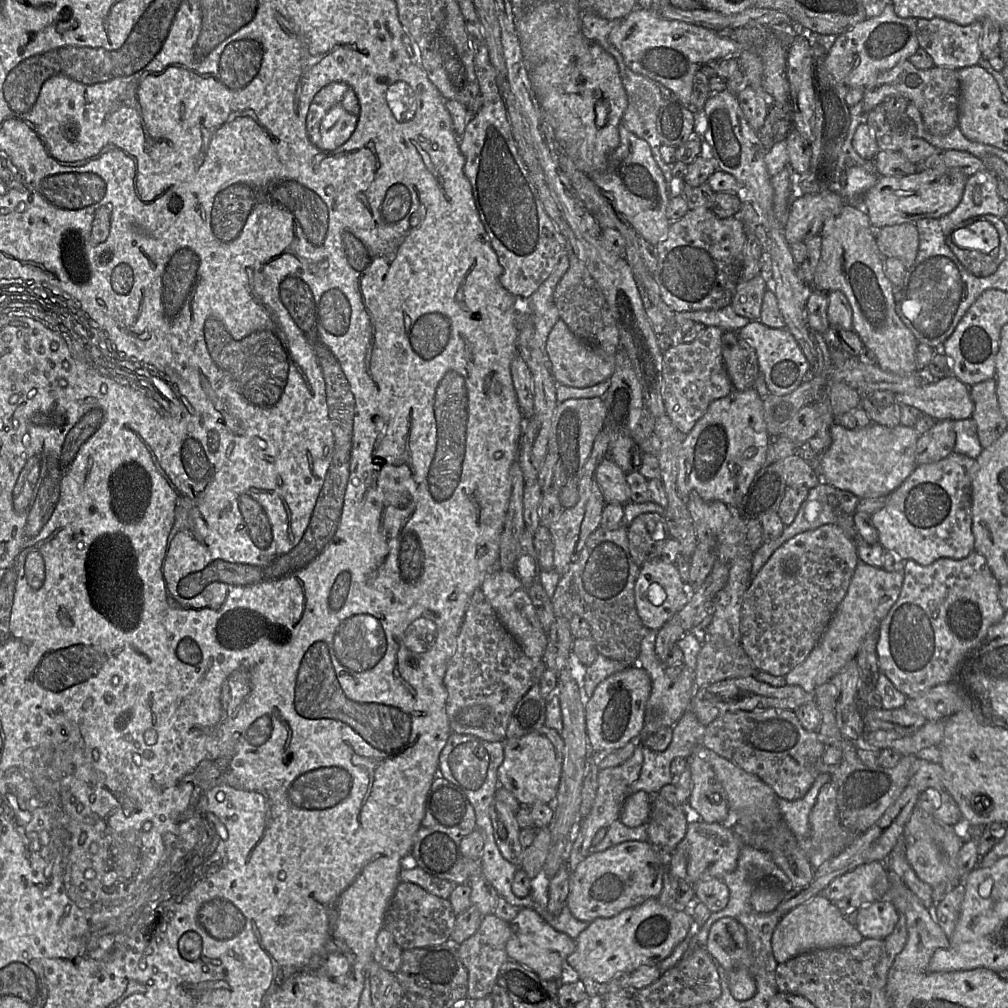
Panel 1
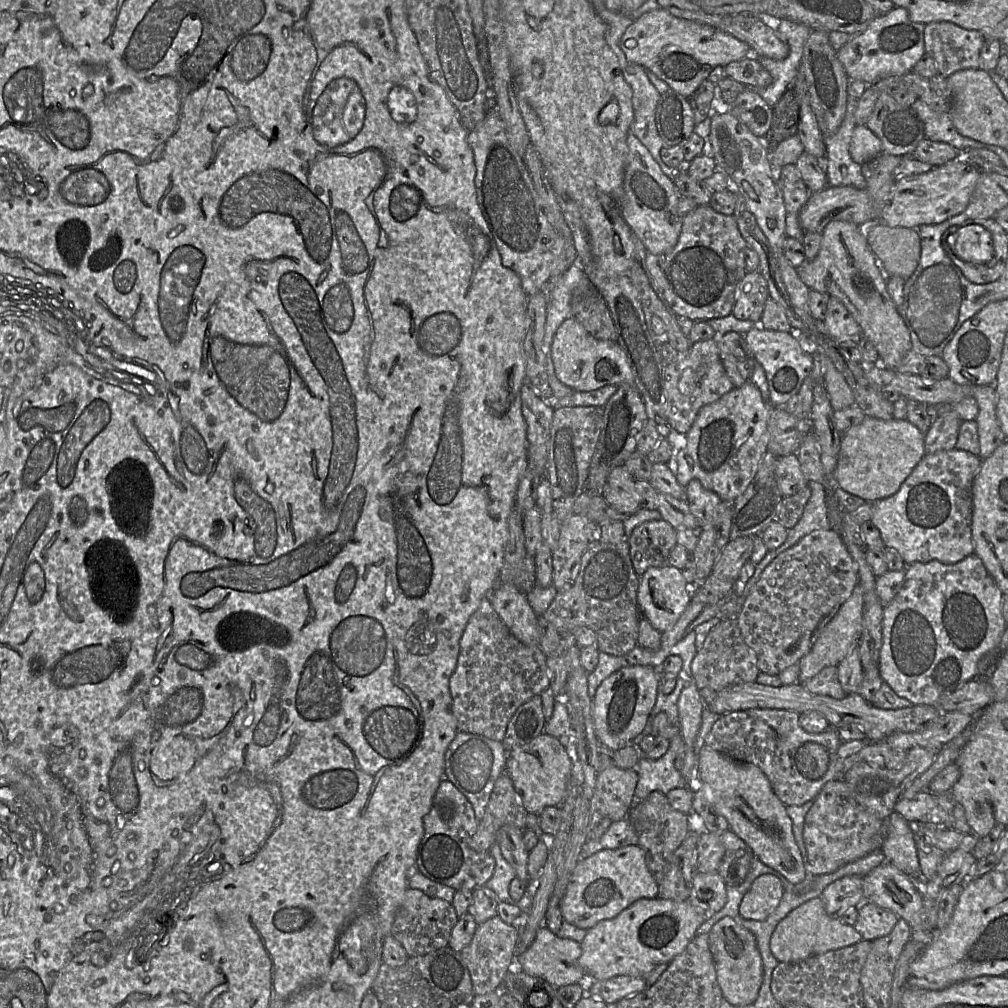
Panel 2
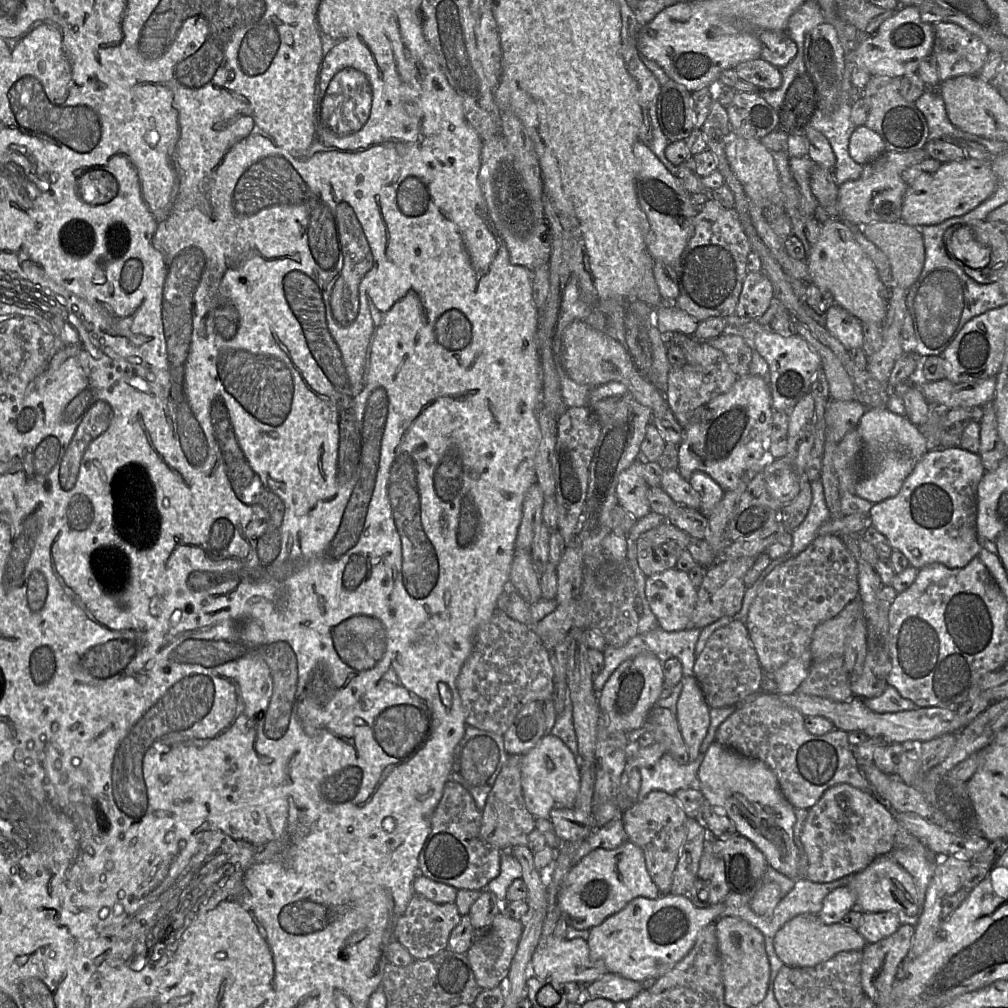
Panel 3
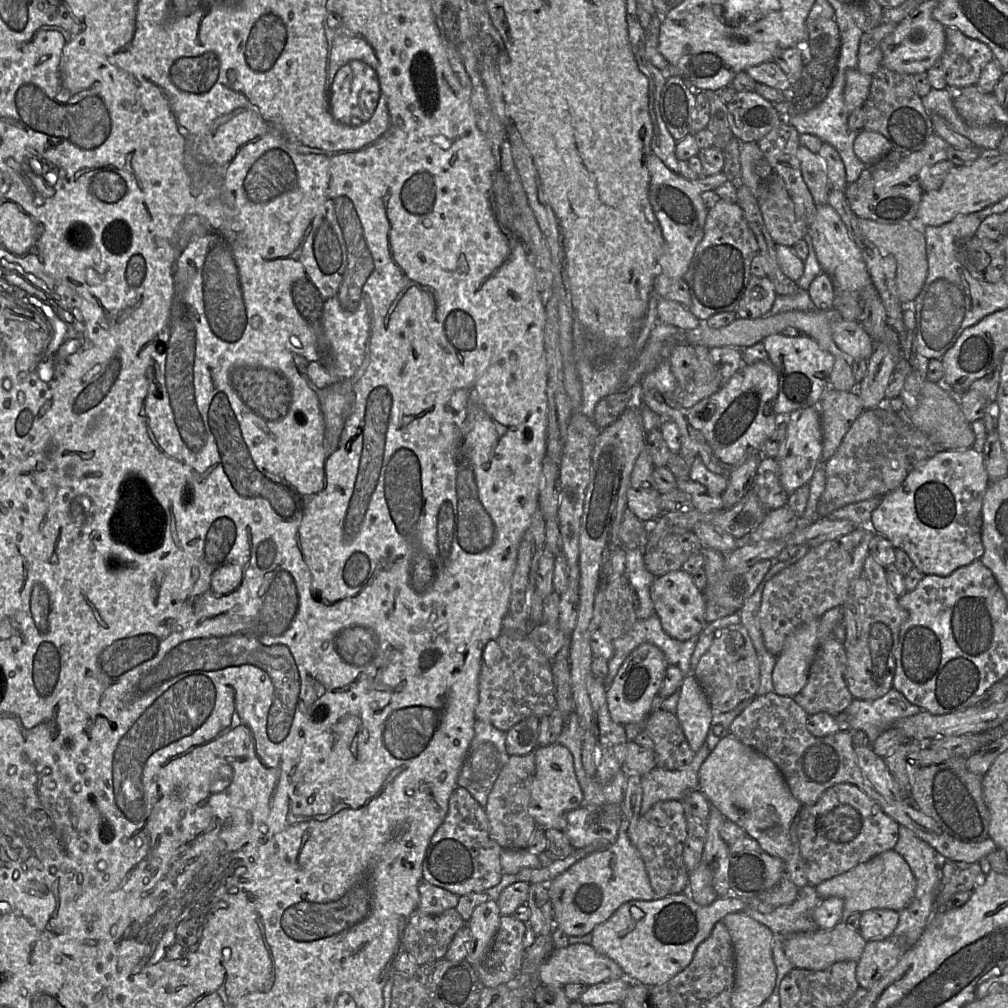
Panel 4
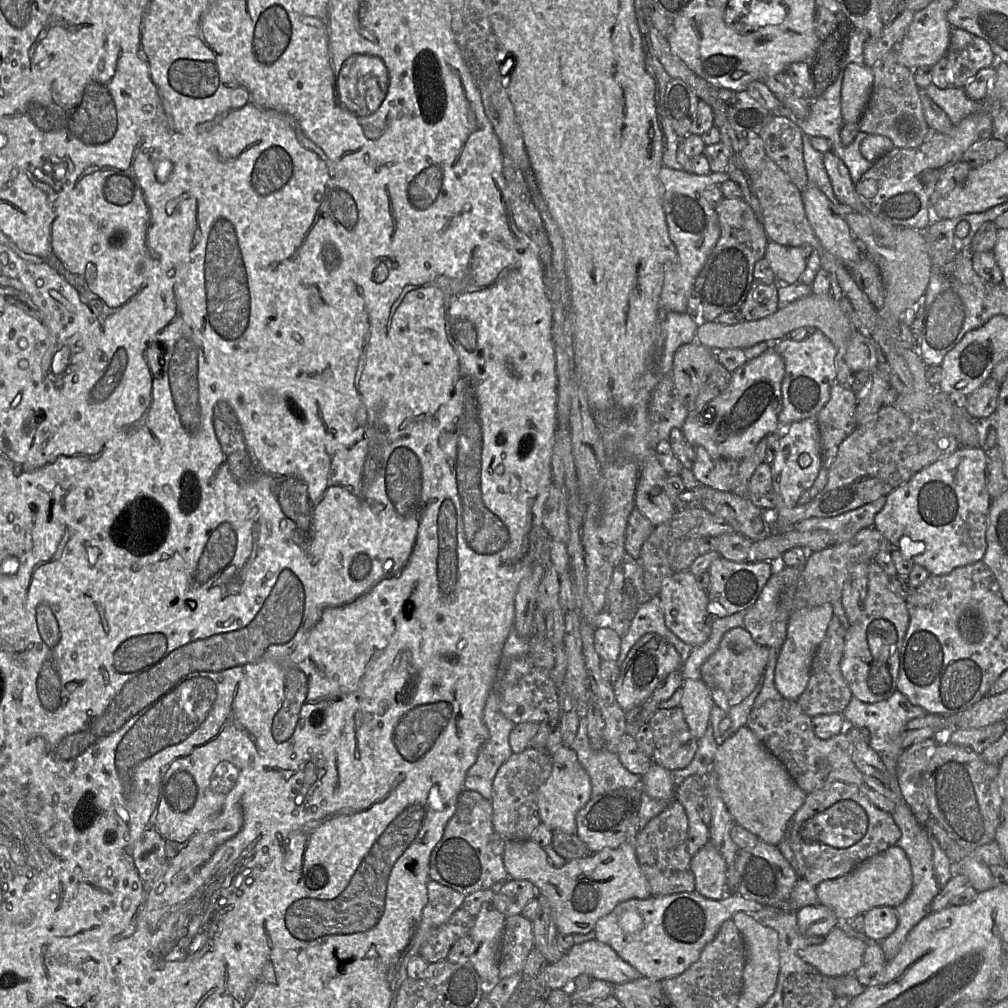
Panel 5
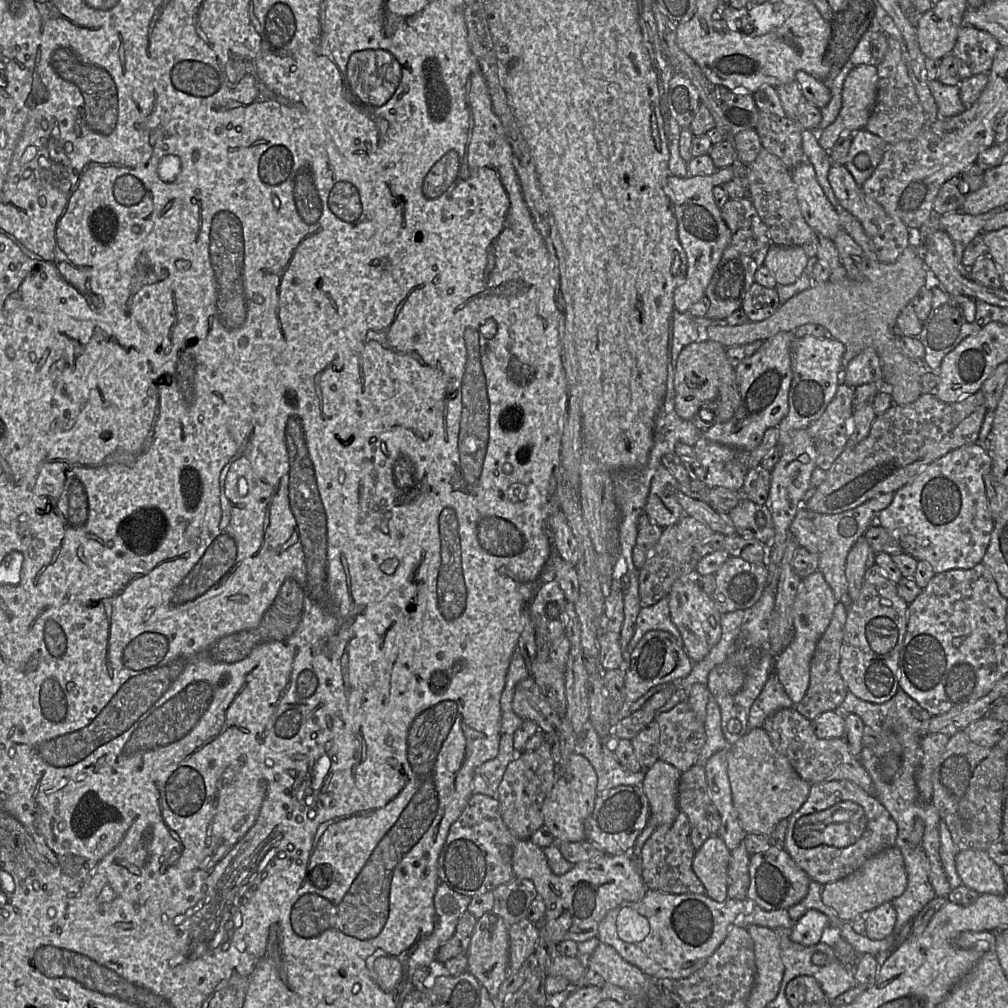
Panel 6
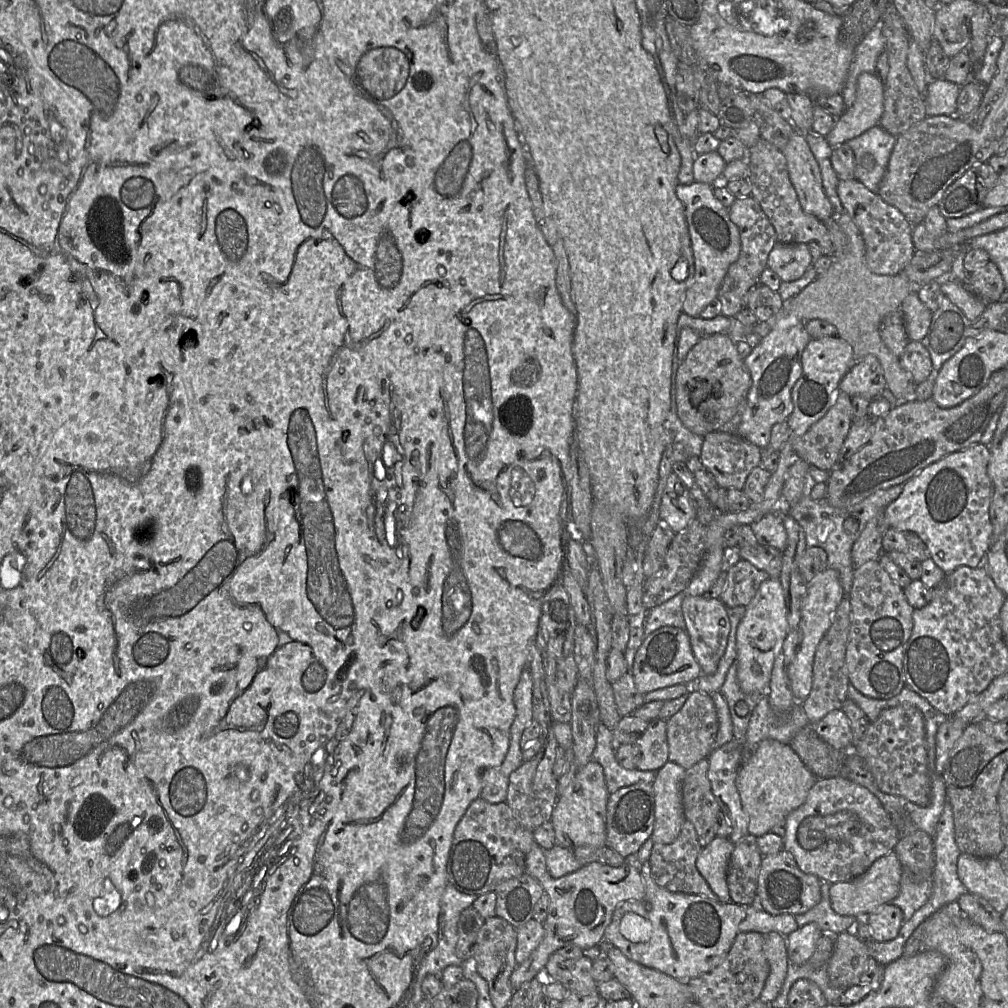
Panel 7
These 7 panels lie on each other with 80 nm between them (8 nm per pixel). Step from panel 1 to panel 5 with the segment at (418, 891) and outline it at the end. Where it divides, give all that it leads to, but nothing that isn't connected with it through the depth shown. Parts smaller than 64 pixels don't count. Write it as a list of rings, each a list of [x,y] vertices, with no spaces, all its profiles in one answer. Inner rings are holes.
[[[463,908],[457,909],[445,923],[430,930],[420,947],[419,956],[428,963],[446,959],[455,942],[469,935],[473,924],[473,916]]]

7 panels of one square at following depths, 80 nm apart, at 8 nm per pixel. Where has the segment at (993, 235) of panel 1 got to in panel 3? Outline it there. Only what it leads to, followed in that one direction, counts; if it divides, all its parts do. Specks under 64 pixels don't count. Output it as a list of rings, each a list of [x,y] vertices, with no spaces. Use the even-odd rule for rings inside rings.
[[[968,225],[953,232],[950,239],[946,241],[946,248],[971,268],[985,267],[990,260],[990,248],[976,240],[974,231]]]

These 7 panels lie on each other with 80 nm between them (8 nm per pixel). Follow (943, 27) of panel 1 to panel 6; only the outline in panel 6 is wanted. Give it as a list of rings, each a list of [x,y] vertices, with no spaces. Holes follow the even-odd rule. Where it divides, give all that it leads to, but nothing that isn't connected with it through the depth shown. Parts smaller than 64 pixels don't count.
[[[969,25],[960,27],[951,55],[957,59],[961,82],[977,74],[989,73],[999,47],[999,42],[989,32]]]

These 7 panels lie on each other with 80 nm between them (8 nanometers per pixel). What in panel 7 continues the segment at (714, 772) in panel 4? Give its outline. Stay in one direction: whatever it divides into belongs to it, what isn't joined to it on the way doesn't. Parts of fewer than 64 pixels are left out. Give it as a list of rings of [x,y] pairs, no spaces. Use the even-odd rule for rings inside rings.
[[[764,739],[748,750],[750,755],[743,760],[735,783],[747,815],[748,832],[760,837],[770,832],[776,823],[786,819],[791,811],[802,805],[818,779],[789,745],[775,739]]]

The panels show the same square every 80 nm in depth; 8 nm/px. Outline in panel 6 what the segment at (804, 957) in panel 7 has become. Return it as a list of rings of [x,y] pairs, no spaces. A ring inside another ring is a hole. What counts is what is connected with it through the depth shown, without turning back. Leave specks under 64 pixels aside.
[[[814,909],[808,910],[793,926],[791,940],[804,946],[813,946],[832,935],[828,917]]]

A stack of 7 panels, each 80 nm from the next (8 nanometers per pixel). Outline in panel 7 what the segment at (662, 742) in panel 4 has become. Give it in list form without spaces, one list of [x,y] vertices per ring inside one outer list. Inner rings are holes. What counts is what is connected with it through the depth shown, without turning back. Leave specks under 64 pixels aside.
[[[691,692],[682,708],[666,720],[667,742],[669,748],[668,760],[684,769],[692,767],[709,756],[714,749],[719,722],[716,708],[711,695],[705,692]]]

